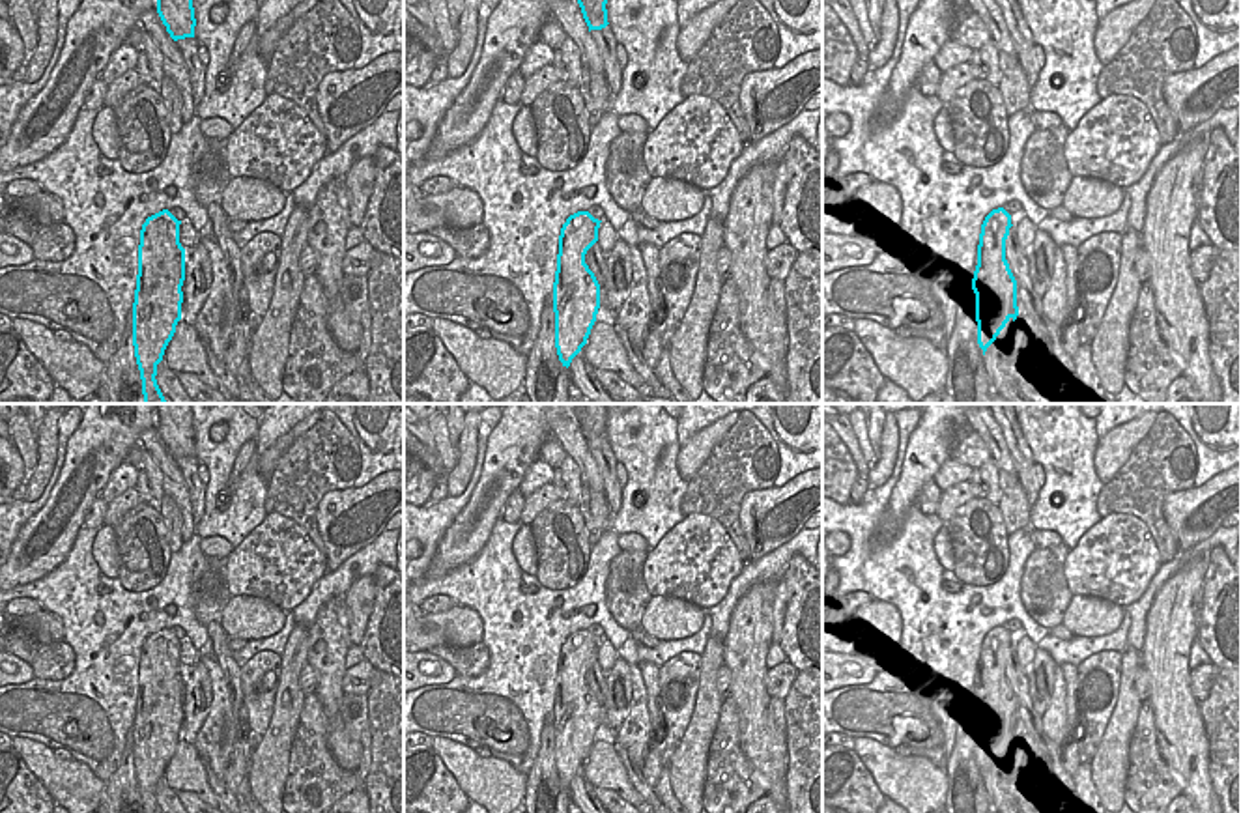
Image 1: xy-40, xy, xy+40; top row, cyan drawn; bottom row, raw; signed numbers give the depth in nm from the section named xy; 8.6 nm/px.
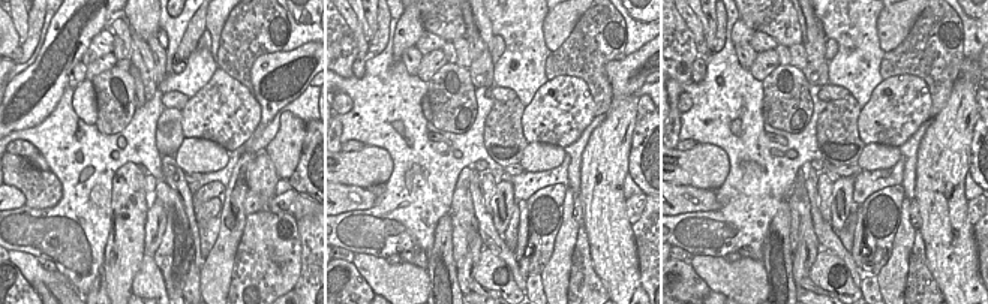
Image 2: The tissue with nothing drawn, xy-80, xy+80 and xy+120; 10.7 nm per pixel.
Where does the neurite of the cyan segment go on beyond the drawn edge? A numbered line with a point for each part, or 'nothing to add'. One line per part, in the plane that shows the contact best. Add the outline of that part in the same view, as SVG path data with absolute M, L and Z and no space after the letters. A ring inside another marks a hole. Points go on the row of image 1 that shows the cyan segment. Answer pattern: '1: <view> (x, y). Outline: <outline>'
nothing to add.

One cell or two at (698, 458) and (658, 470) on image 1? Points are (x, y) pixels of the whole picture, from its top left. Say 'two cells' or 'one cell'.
two cells

